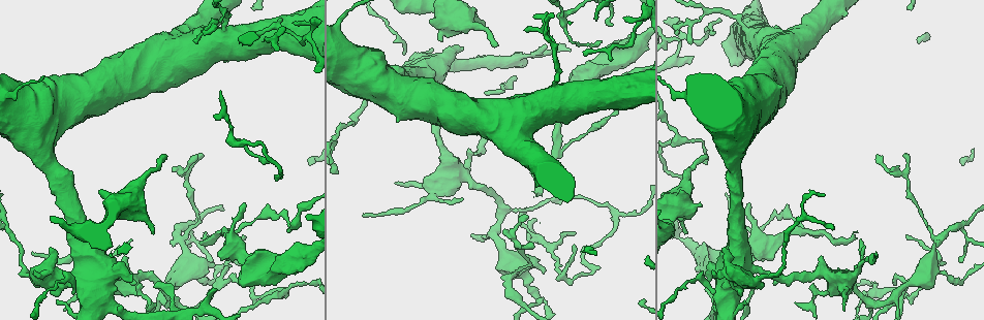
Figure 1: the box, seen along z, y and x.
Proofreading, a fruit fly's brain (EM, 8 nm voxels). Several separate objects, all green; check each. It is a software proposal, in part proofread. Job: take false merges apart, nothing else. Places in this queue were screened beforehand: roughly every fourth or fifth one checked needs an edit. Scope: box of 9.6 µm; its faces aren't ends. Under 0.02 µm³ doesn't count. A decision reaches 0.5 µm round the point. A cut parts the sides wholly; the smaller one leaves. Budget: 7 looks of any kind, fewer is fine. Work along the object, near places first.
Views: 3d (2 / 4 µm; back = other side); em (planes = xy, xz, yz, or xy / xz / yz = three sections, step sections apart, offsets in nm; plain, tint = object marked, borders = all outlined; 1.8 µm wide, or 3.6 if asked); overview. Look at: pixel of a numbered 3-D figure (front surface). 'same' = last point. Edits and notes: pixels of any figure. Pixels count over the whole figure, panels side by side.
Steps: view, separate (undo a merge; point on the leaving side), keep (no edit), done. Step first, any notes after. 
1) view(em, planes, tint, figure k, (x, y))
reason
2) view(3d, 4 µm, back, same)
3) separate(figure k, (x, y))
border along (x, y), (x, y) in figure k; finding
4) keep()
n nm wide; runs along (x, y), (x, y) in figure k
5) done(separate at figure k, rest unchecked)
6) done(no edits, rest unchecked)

view(em, planes, tint, figure 1, (894, 304))
two arms in line, one across

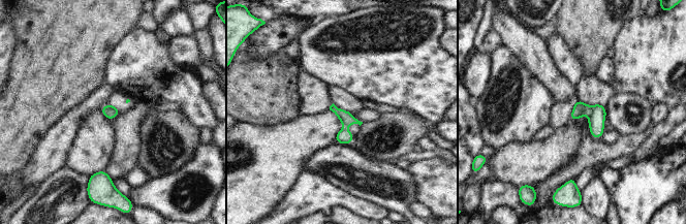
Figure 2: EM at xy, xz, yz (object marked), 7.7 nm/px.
separate(figure 2, (581, 108))
110 nm wide; border along (590, 106), (588, 110) in figure 2; a second cell is stuck on

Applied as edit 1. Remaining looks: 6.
view(overview)
see it whole again

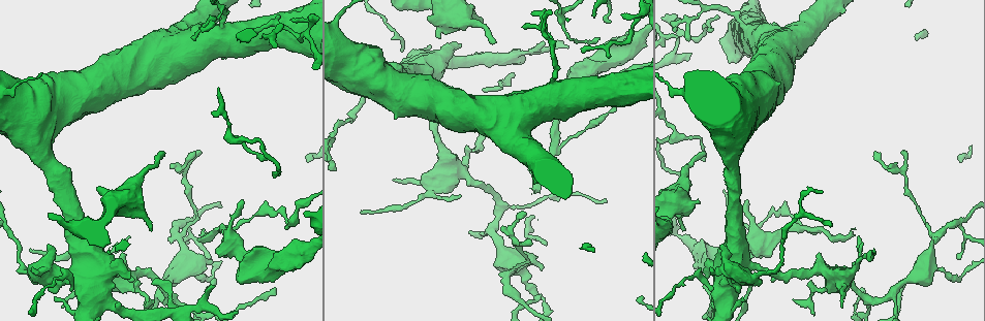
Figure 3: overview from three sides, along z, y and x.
view(em, xy, step 4, tint, figure 3, (309, 38))
a narrow waist

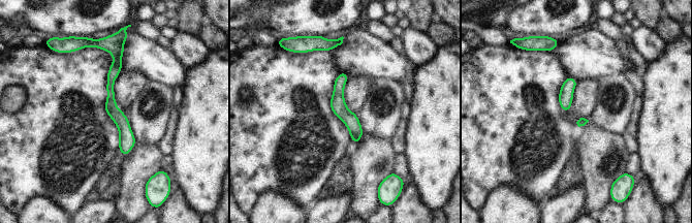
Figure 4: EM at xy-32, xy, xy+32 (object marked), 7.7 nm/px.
view(em, planes, tint, same)
cut it another way

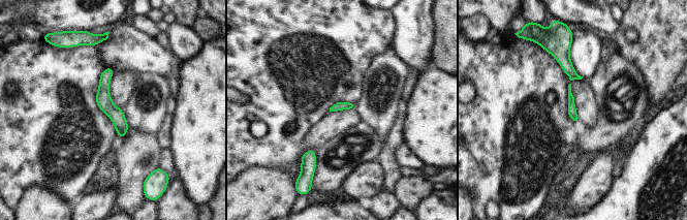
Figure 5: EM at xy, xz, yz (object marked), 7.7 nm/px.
keep()
runs along (107, 69), (104, 102), (122, 134) in figure 5; continuous, no second cell

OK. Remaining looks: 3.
view(3d, 4 µm, figure 3, (223, 29))
sudden change in width

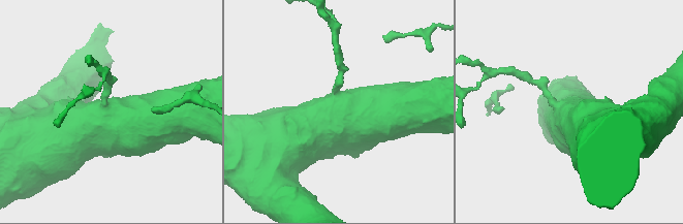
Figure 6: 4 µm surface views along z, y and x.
view(em, 3.6 µm, planes, borders, figure 6, (105, 110))
now the EM

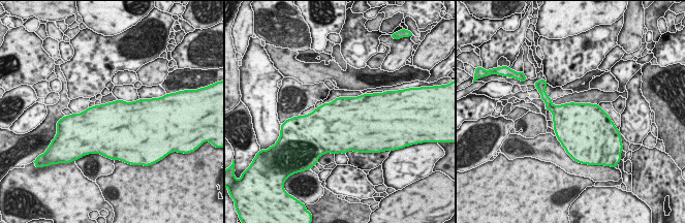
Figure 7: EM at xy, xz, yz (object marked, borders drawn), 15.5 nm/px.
keep()
one cell here

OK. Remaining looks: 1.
done(separate at figure 2, rest unchecked)

